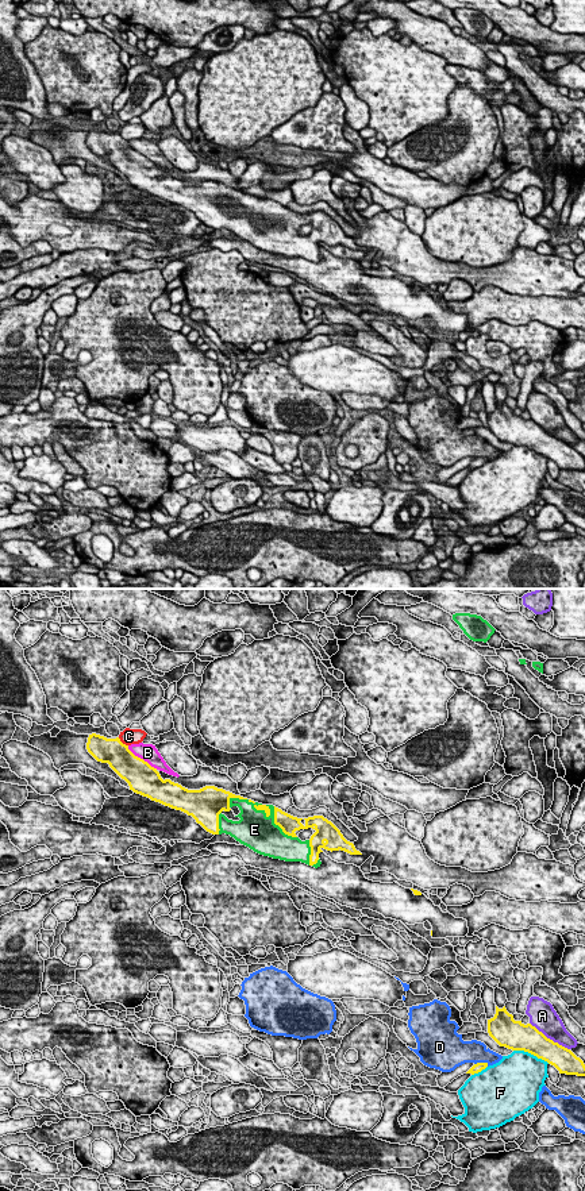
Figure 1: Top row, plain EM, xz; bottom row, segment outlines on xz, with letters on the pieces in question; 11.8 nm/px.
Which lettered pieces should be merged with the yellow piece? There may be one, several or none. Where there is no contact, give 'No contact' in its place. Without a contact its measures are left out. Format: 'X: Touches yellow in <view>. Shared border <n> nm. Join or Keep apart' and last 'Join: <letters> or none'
A: Touches yellow in xz. Shared border 600 nm. Keep apart
B: Touches yellow in xz. Shared border 460 nm. Keep apart
C: Touches yellow in xz. Shared border 160 nm. Keep apart
D: Touches yellow in xz. Shared border 180 nm. Keep apart
E: Touches yellow in xz. Shared border 480 nm. Join
F: Touches yellow in xz. Shared border 460 nm. Keep apart
Join: E

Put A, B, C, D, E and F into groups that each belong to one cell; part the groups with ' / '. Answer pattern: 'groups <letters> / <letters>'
groups A / B / C / D / E / F

